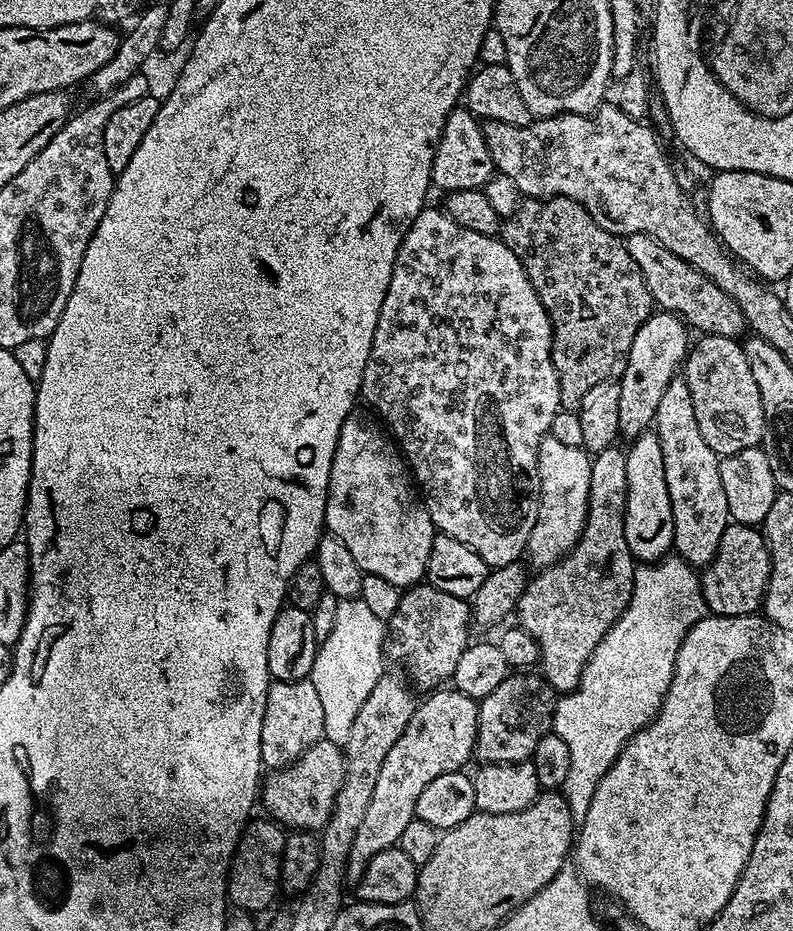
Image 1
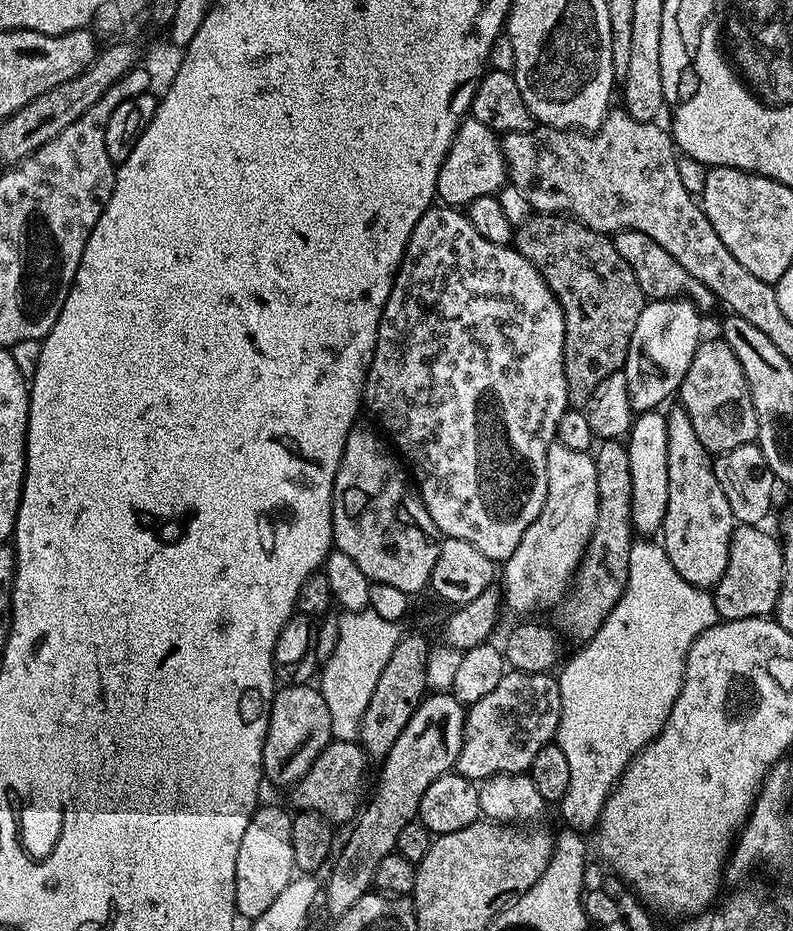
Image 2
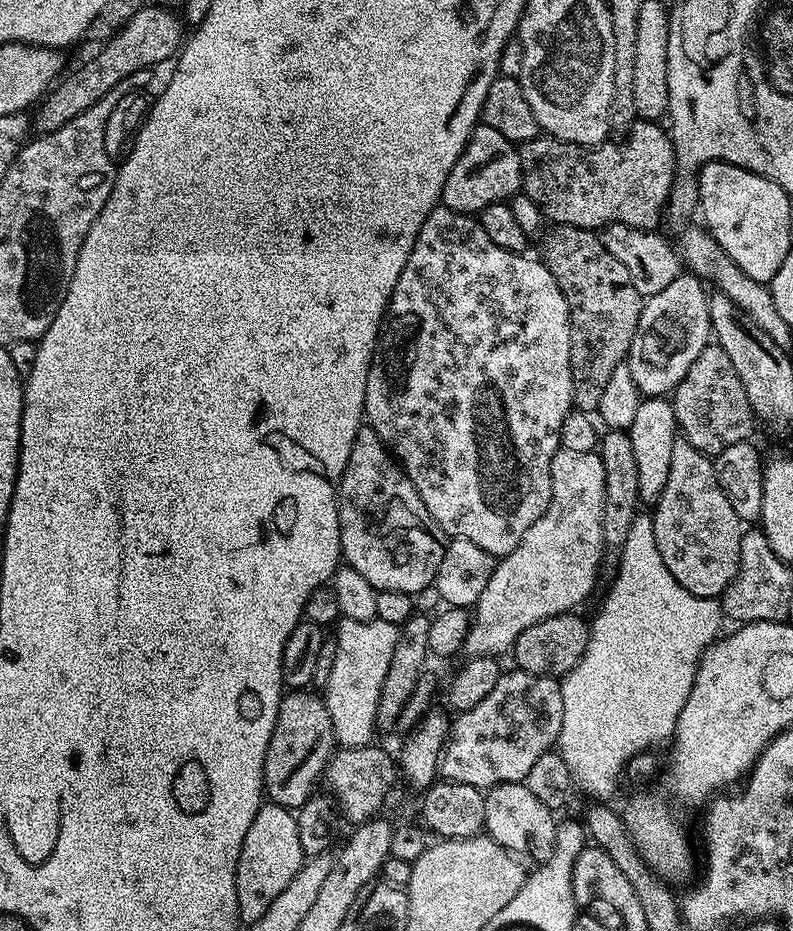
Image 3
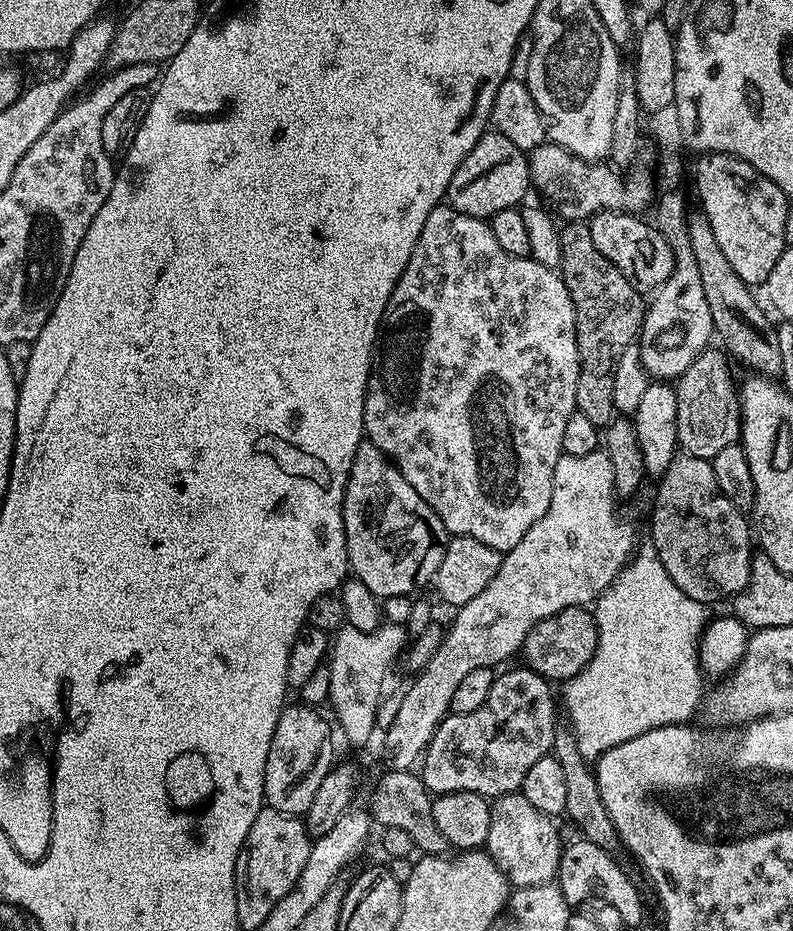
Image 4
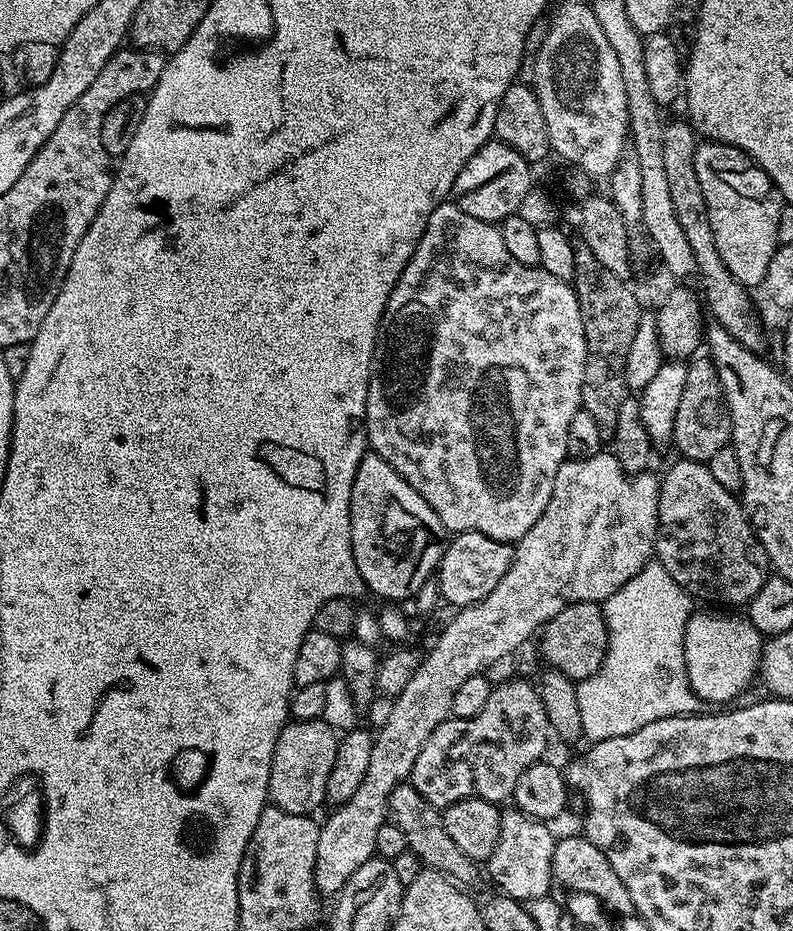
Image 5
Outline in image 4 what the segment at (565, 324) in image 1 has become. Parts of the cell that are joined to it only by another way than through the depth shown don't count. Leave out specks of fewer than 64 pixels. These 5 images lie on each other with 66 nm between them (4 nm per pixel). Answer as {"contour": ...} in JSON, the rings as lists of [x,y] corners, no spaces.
{"contour":[[[568,222],[560,228],[560,267],[566,290],[576,307],[576,341],[580,355],[580,373],[576,391],[576,411],[603,430],[617,415],[612,404],[614,372],[618,358],[637,343],[646,309],[645,297],[599,252],[590,238],[587,223]]]}

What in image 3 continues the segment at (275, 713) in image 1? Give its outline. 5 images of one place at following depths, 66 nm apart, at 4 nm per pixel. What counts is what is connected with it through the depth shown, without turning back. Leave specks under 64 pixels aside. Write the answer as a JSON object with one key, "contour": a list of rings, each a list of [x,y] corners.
{"contour":[[[312,690],[289,691],[278,706],[270,746],[266,746],[264,796],[272,799],[280,810],[301,808],[317,791],[316,783],[321,783],[324,767],[332,758],[335,744],[330,710],[323,699]]]}

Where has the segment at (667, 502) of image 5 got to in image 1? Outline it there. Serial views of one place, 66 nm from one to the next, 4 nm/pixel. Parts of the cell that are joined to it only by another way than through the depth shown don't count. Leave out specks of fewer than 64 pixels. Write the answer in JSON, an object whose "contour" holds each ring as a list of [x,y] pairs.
{"contour":[[[675,378],[666,386],[659,400],[654,431],[658,443],[662,445],[666,490],[670,490],[675,555],[687,564],[707,566],[716,557],[718,542],[730,523],[730,517],[726,506],[726,490],[722,488],[721,457],[710,450],[706,438],[702,438],[702,430],[698,430],[694,398],[690,398],[687,379]]]}

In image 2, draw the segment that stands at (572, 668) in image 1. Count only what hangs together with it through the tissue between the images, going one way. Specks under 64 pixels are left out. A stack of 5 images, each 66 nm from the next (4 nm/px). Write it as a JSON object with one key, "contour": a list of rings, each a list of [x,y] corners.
{"contour":[[[623,439],[601,440],[594,452],[598,474],[598,518],[594,522],[588,549],[576,568],[574,587],[559,601],[555,627],[569,641],[587,642],[624,596],[630,574],[630,550],[634,543],[630,454]]]}

